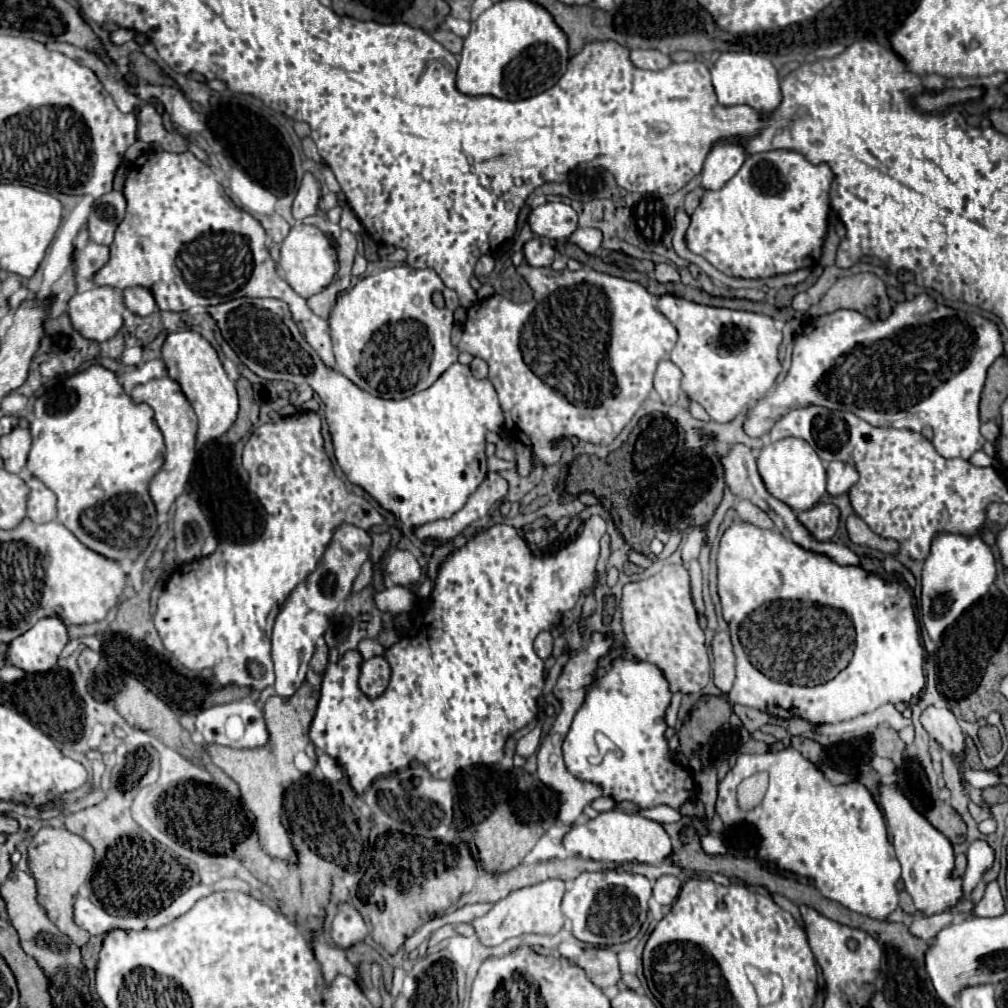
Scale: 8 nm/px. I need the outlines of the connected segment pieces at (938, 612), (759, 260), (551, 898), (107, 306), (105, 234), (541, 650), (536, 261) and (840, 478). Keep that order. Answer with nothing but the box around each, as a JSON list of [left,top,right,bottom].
[[922,533,996,643],[686,149,834,279],[472,879,566,947],[68,287,124,343],[88,191,126,245],[534,631,552,659],[524,239,554,267],[826,461,858,497]]

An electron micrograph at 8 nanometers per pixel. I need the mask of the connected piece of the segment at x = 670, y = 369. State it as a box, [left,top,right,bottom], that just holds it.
[654,359,682,405]

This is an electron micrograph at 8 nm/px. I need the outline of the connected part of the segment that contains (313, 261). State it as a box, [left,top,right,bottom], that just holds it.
[278,223,338,299]

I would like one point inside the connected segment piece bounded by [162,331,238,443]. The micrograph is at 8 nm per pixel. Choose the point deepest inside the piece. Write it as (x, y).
(191, 362)

